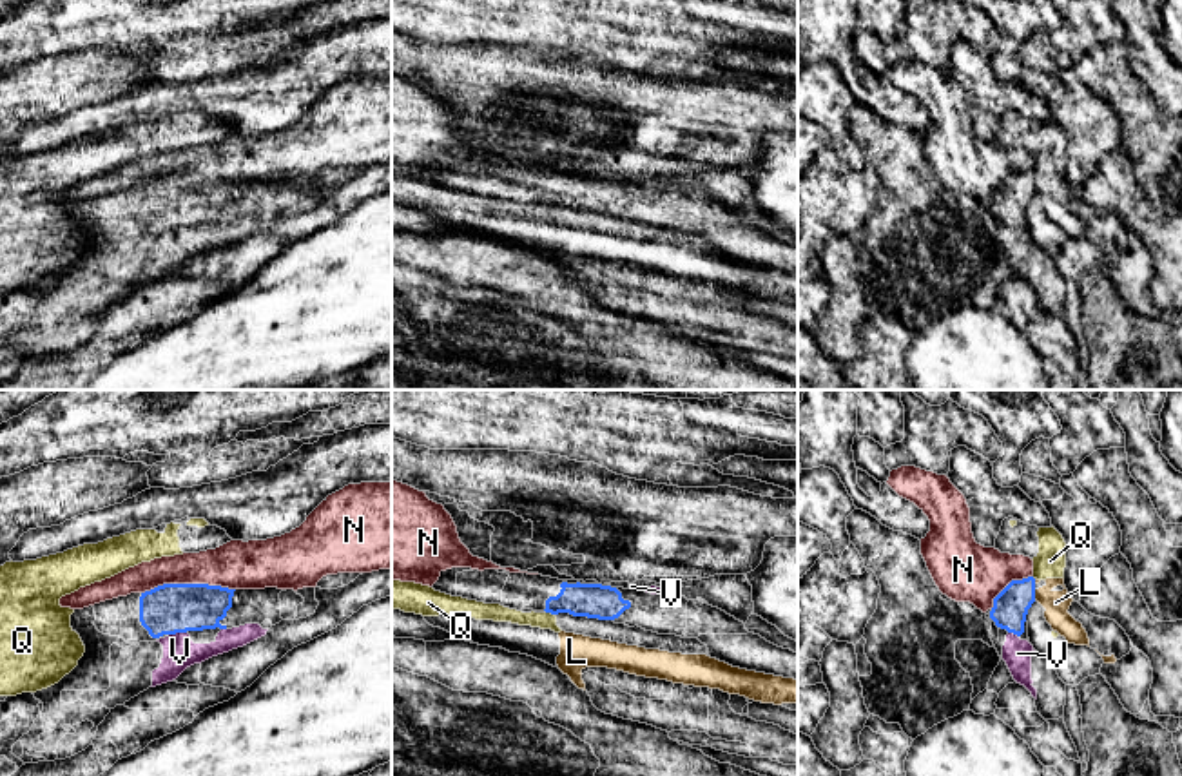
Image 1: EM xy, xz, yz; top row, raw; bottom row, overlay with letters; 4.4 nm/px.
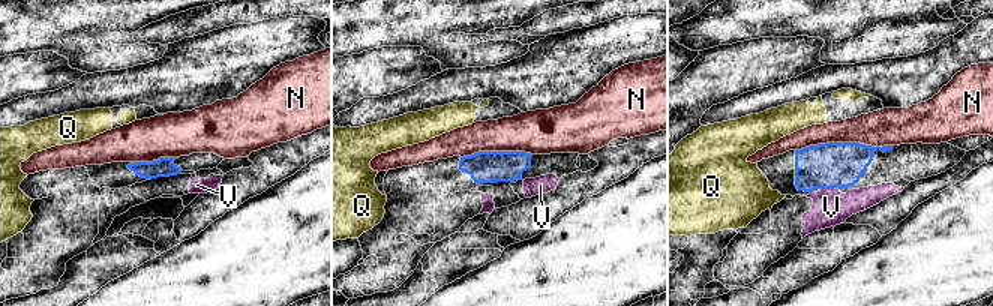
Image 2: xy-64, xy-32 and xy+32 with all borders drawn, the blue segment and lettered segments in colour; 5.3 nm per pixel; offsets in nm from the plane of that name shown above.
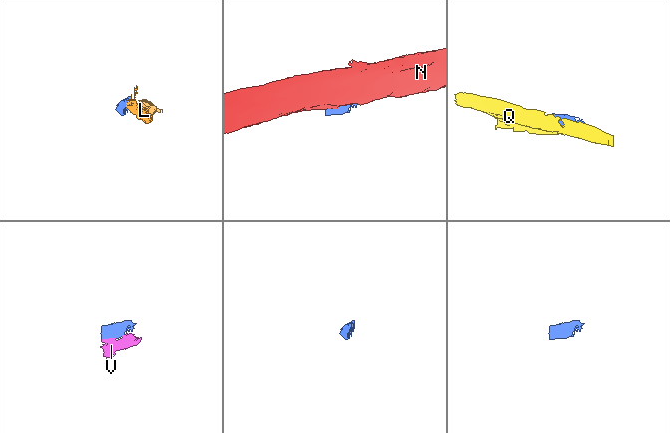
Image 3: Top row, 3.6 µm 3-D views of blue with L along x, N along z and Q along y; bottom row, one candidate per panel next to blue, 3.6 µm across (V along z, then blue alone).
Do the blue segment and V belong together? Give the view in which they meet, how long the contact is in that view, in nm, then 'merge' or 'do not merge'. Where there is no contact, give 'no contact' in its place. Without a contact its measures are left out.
contact in xy; length 80 nm; merge

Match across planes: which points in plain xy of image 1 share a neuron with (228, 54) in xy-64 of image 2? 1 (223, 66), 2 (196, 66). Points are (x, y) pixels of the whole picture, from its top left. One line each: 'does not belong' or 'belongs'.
1: does not belong
2: does not belong

